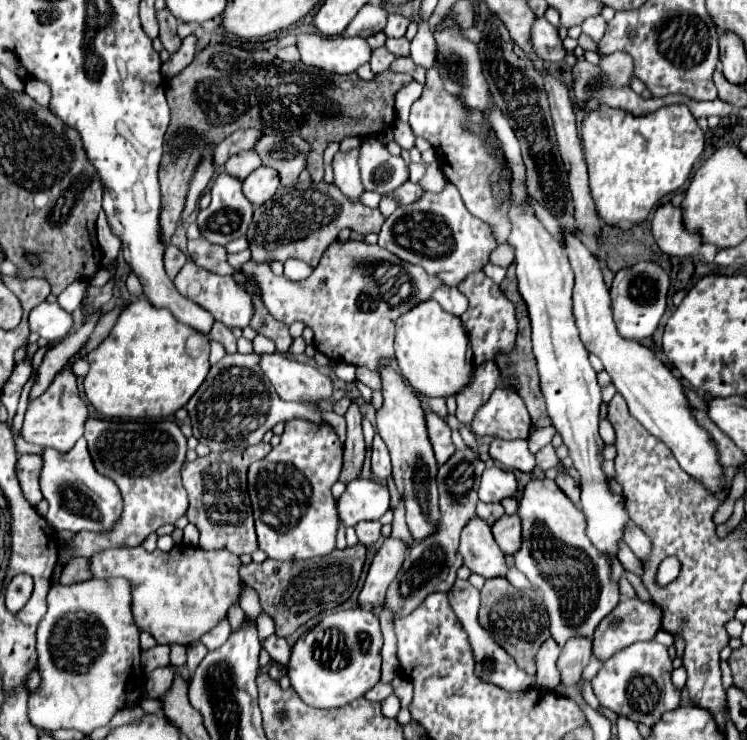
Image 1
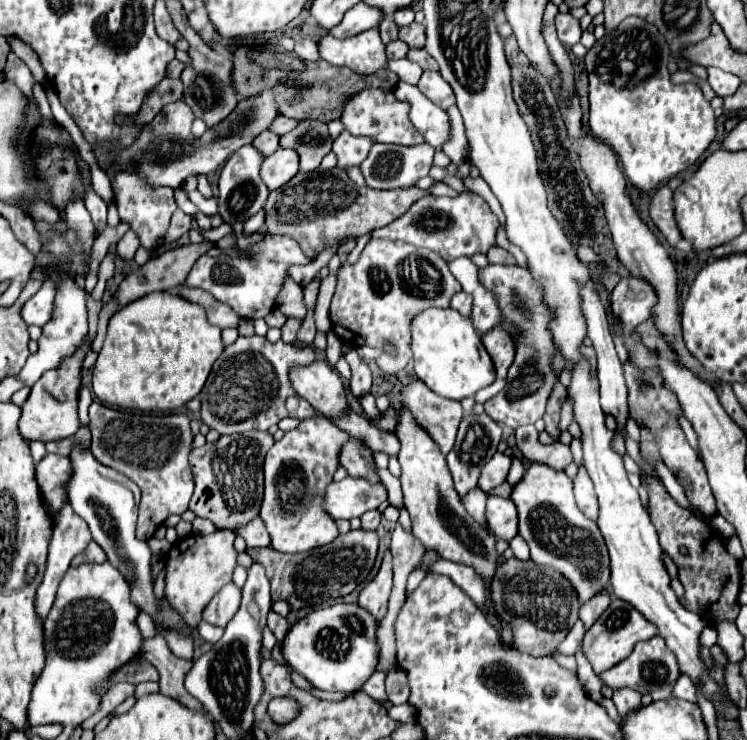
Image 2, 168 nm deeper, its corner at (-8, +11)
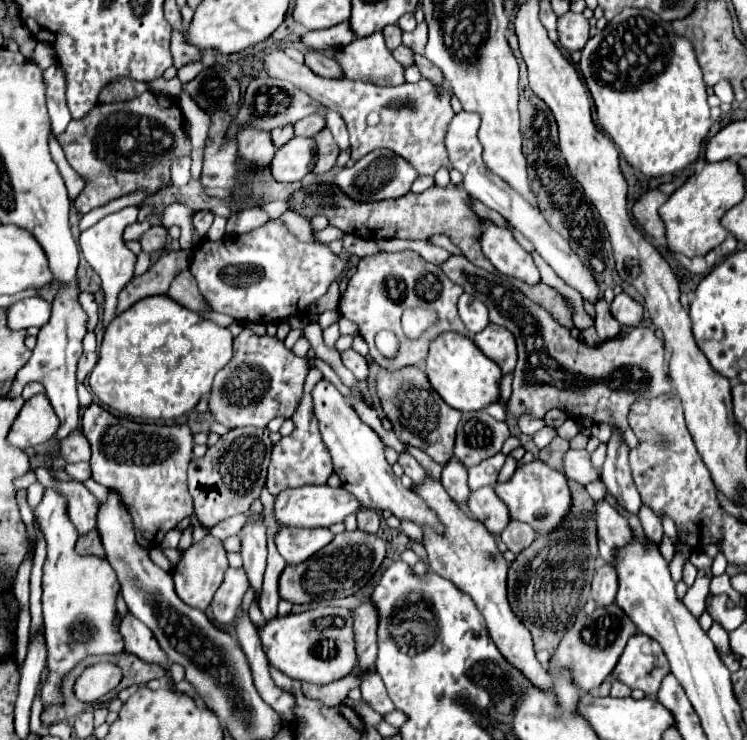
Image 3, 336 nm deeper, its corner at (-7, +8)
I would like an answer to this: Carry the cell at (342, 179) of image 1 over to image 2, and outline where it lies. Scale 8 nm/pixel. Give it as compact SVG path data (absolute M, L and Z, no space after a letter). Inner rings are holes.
M341 131L339 137L333 143L333 153L337 155L339 163L337 167L351 167L351 165L361 165L361 161L367 157L373 141L367 137L353 137L349 131Z

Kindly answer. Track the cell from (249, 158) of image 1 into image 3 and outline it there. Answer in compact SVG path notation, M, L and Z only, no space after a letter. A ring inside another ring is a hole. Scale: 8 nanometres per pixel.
M284 126L284 128L274 128L272 132L272 142L274 142L274 146L276 148L280 148L280 146L284 146L294 134L292 134L292 126Z

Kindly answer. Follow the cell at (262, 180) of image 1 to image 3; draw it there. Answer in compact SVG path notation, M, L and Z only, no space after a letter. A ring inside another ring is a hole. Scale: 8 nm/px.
M292 138L274 156L270 164L272 178L276 182L296 182L302 180L314 164L314 140L312 138Z

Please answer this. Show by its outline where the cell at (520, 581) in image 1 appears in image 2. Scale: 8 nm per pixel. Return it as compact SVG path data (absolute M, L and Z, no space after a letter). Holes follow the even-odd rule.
M515 535L509 543L511 543L511 549L513 549L517 559L521 559L521 561L529 559L529 545L527 545L527 541L521 535Z

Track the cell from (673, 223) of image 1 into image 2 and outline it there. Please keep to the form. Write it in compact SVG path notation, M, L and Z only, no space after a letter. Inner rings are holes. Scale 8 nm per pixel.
M667 185L659 187L657 193L653 195L649 205L649 215L671 245L675 245L681 239L681 233L675 223L675 215L673 215L673 191Z

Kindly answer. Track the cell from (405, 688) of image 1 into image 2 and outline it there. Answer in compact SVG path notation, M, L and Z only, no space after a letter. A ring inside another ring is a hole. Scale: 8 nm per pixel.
M393 667L387 677L385 677L385 691L387 691L387 699L393 705L401 705L407 701L409 697L409 685L405 681L405 675L401 673L401 669Z

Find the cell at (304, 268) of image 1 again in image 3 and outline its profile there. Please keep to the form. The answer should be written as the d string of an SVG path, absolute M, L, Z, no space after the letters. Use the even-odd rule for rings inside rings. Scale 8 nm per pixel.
M270 220L248 234L224 236L216 242L200 240L194 248L190 272L214 312L228 314L240 322L268 324L286 316L306 314L308 306L338 280L350 258L348 250L334 256L324 244L304 244L282 224Z

